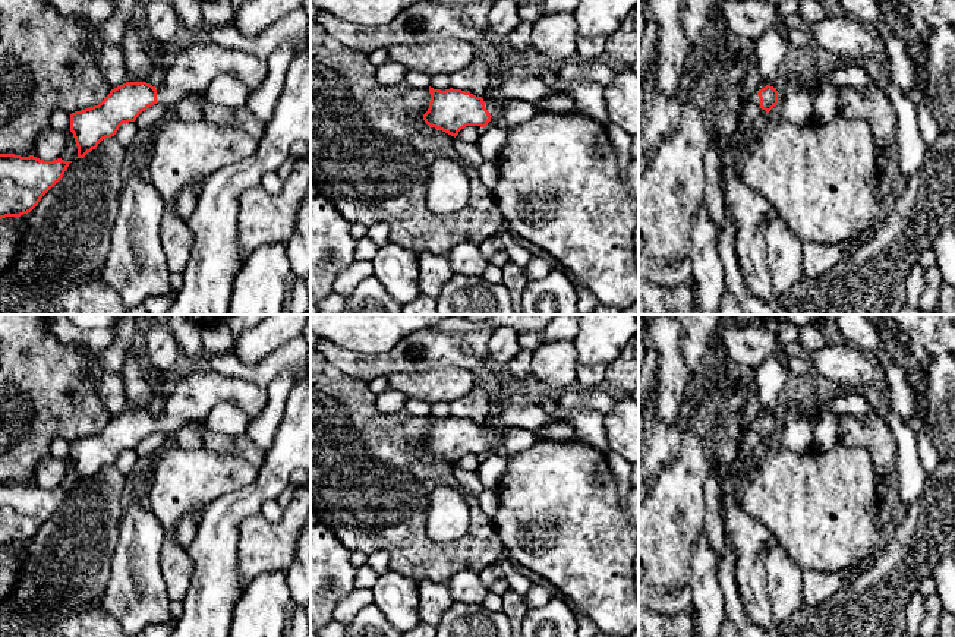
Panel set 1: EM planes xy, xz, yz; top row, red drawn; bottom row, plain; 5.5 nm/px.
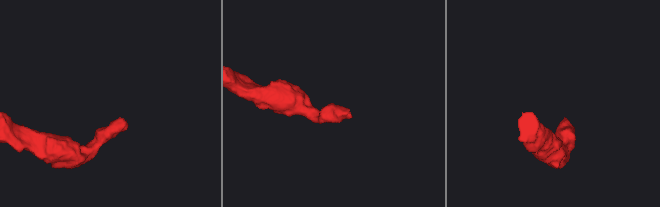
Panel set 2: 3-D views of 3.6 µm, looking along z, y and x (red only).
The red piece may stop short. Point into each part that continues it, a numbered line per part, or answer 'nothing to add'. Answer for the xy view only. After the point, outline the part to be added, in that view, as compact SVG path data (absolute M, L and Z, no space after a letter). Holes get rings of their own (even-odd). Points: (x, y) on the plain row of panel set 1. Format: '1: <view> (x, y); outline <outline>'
1: xy (191, 399); outline M215 370L190 372L174 378L157 411L157 432L173 435L182 426L205 422L221 401L233 401L249 417L258 416L267 401L265 387L250 381L224 376Z

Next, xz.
1: xz (495, 435); outline M507 426L485 429L485 436L489 439L491 448L501 445L502 436L507 432L507 429Z

